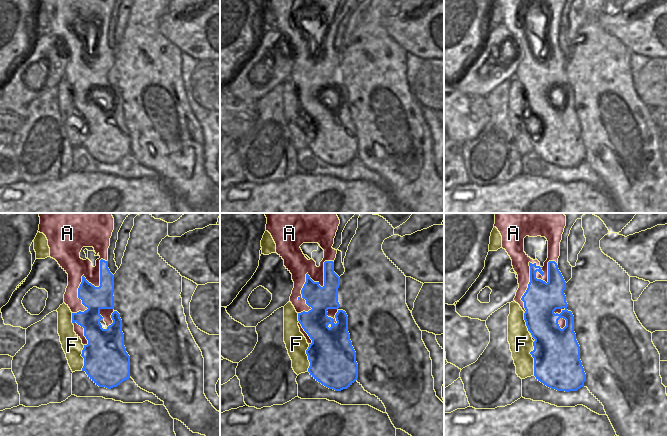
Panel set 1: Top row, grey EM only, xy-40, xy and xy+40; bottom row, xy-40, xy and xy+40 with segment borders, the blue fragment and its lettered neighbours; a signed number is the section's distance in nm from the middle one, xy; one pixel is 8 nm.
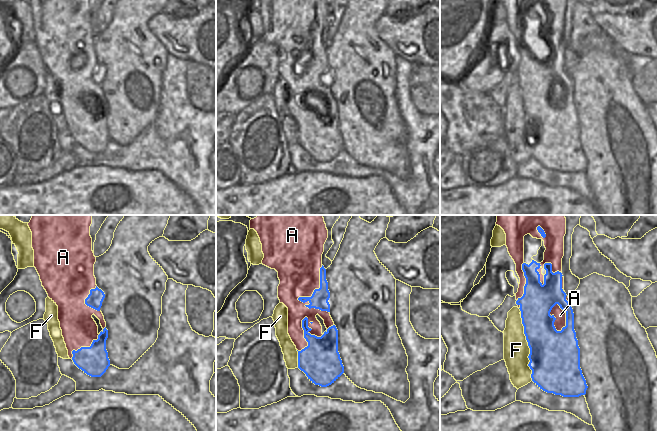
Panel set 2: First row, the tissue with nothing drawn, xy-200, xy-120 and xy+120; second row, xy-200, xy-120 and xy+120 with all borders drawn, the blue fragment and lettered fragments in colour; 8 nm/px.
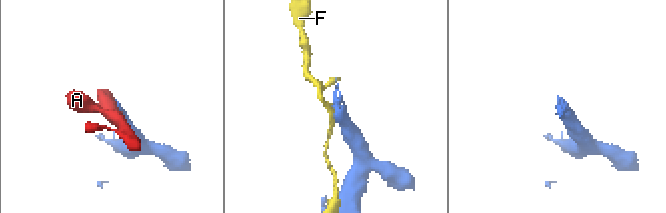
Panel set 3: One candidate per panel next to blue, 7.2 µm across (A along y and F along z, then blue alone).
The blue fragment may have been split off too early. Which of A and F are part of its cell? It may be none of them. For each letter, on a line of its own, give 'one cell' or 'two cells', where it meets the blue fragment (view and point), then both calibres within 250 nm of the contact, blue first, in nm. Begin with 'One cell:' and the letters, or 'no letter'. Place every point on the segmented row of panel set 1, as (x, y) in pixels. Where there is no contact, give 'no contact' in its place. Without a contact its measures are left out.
One cell: A
A: one cell | xy+40 (537, 266) | 260/160 nm
F: two cells | xy+40 (533, 357) | 380/190 nm

